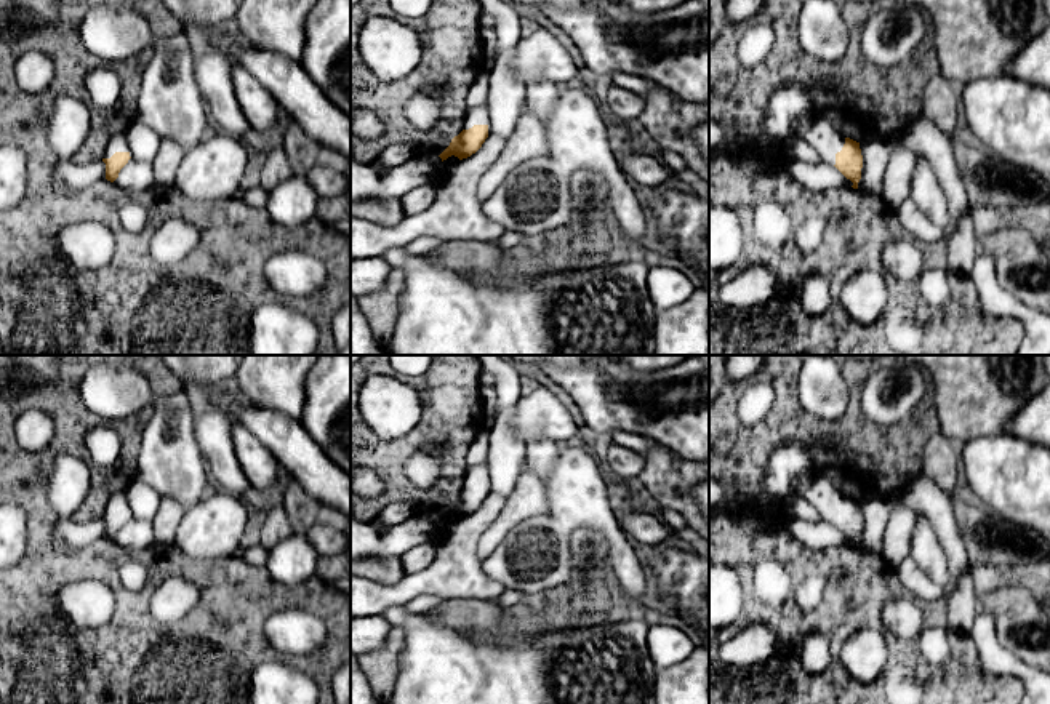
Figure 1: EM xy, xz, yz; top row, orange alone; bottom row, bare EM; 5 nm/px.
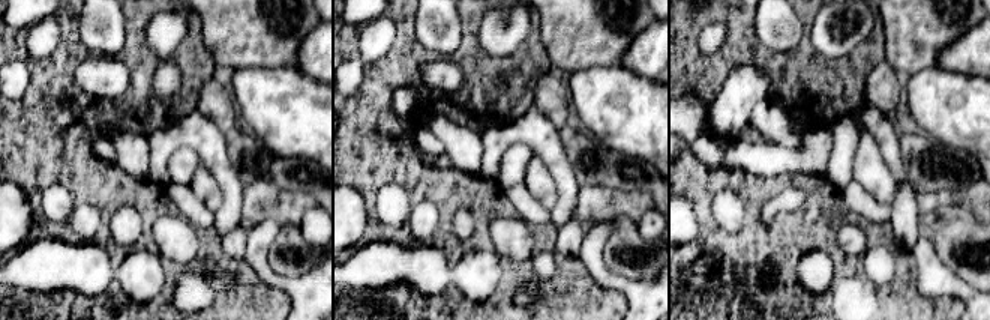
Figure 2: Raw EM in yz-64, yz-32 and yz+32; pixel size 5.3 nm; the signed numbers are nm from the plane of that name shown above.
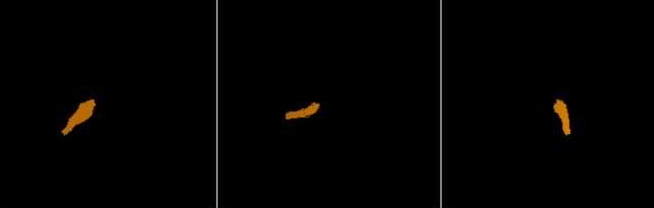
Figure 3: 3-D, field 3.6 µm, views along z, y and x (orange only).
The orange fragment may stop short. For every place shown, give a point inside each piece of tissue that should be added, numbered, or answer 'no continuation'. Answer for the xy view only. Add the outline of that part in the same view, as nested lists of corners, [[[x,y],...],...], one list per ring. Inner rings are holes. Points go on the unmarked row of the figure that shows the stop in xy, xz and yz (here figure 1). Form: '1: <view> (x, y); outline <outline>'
1: xy (117, 501); outline [[[126,483],[114,486],[104,510],[104,517],[110,517],[115,510],[130,510],[126,498]]]

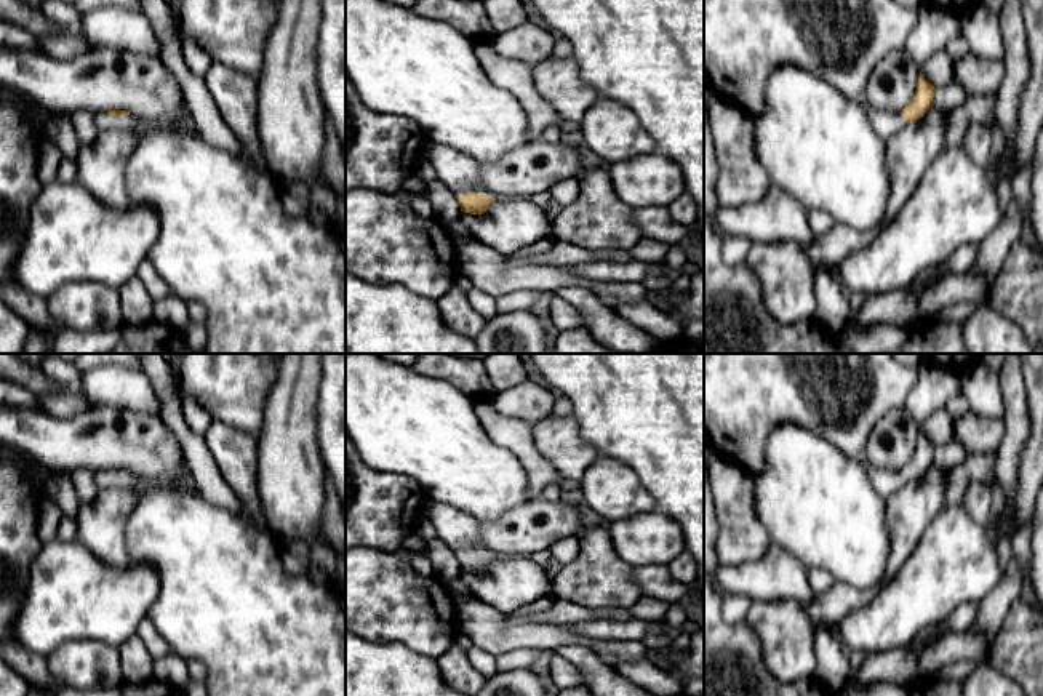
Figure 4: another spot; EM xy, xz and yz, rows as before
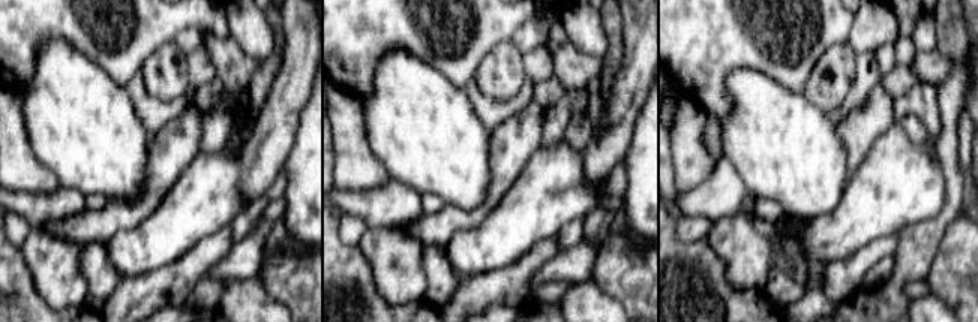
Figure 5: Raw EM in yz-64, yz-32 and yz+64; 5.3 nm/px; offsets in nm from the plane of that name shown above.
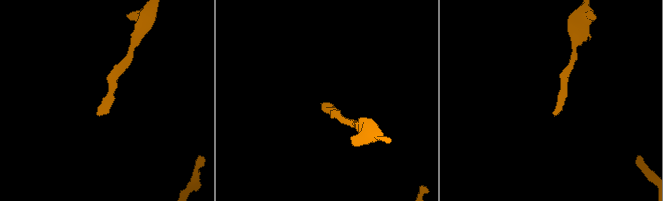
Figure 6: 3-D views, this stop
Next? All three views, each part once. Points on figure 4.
1: xz (459, 532); outline [[[434,502],[430,507],[426,509],[424,514],[434,525],[437,536],[443,539],[456,554],[466,552],[478,552],[478,554],[490,554],[496,557],[491,550],[488,550],[480,536],[480,522],[474,517],[466,515],[464,512],[454,509],[450,504],[437,504]]]

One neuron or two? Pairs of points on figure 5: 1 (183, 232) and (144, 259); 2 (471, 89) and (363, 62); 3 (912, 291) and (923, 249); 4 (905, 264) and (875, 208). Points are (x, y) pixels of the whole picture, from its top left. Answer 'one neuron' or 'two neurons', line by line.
1: one neuron
2: two neurons
3: two neurons
4: two neurons

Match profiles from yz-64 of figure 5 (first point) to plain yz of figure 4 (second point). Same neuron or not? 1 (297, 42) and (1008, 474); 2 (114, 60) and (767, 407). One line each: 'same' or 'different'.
1: different
2: same

